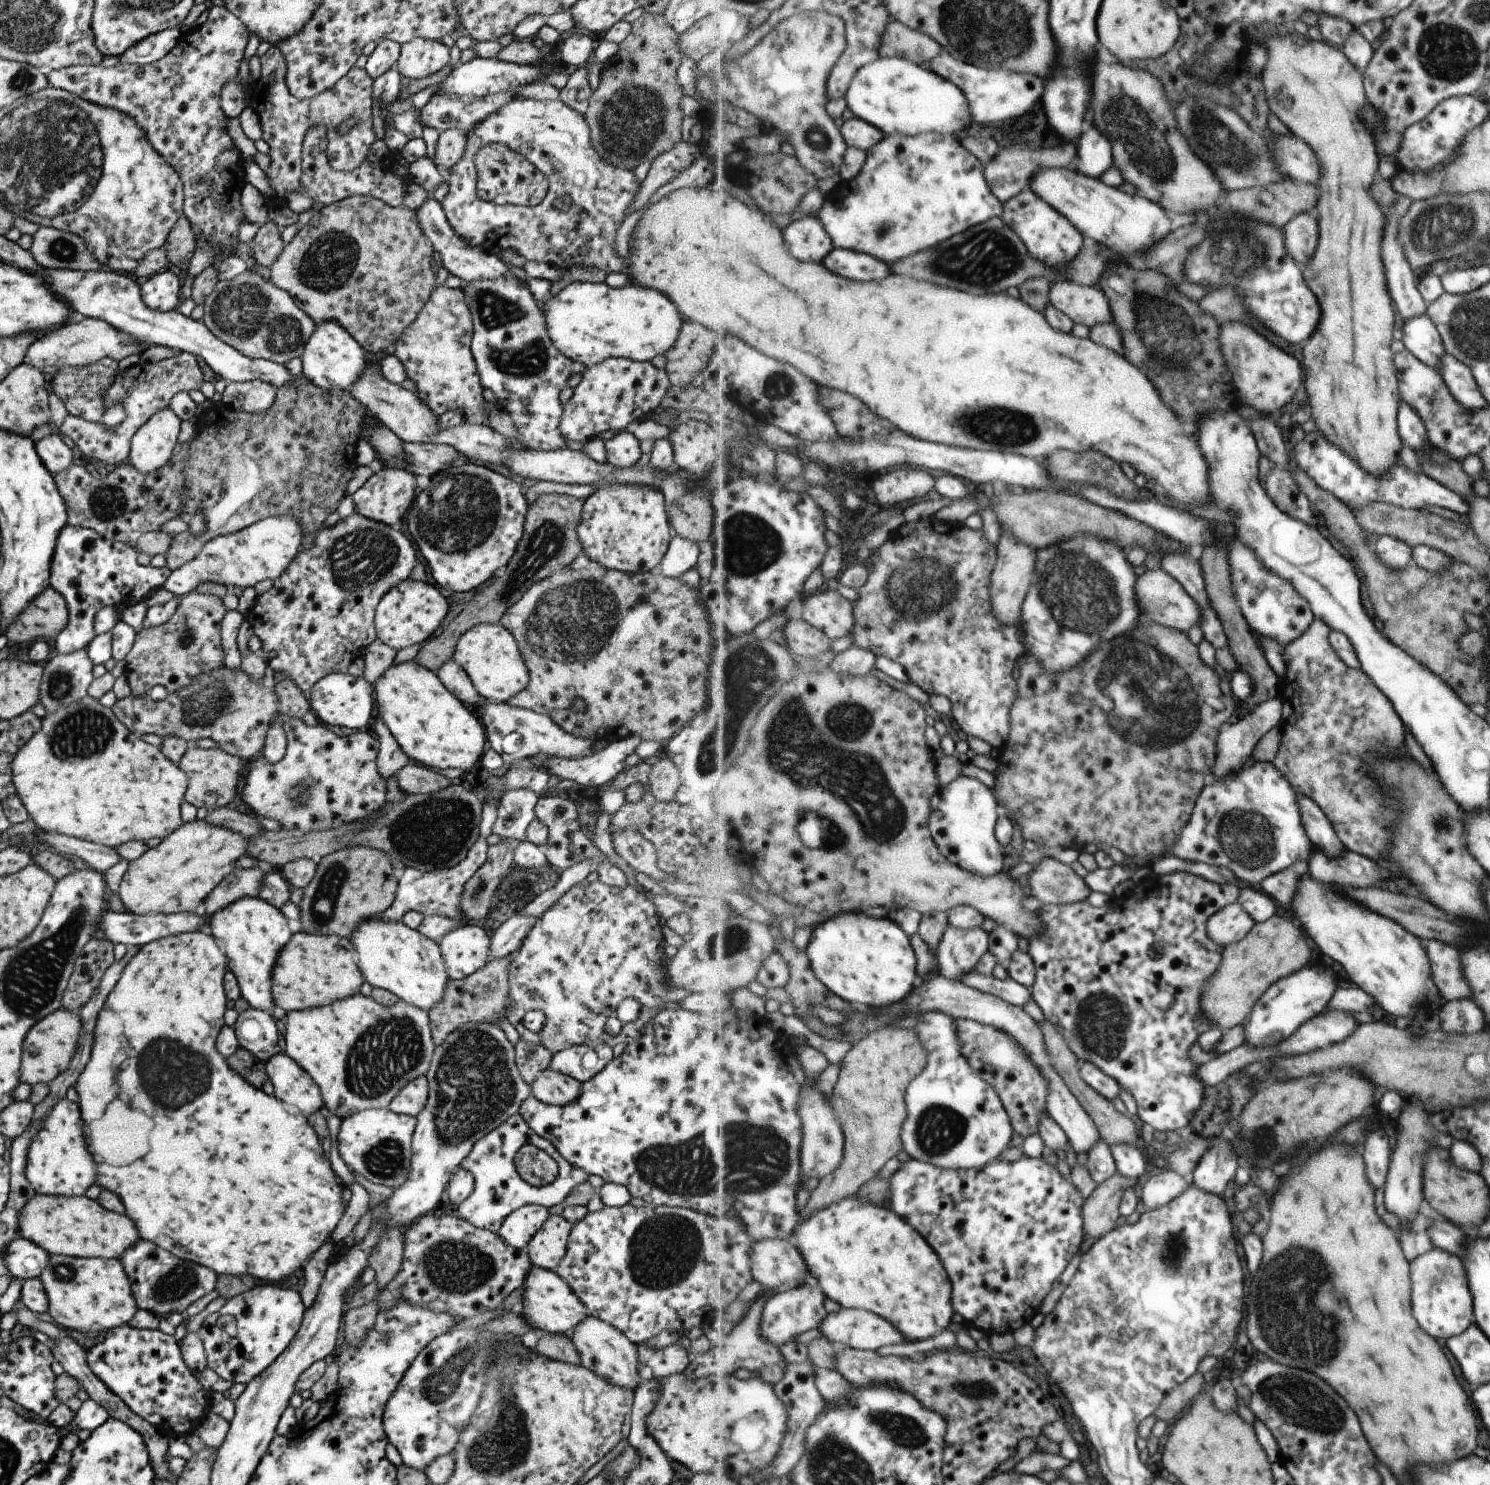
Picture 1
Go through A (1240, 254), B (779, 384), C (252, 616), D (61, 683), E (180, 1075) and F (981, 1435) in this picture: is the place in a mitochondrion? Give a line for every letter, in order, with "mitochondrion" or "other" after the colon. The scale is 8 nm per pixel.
A: mitochondrion
B: mitochondrion
C: other
D: mitochondrion
E: mitochondrion
F: other

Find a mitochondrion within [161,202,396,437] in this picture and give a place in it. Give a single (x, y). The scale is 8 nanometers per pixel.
(244, 311)

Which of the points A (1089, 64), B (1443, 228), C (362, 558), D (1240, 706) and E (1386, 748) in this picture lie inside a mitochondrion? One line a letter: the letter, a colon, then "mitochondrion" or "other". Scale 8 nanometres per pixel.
A: other
B: mitochondrion
C: mitochondrion
D: other
E: other

